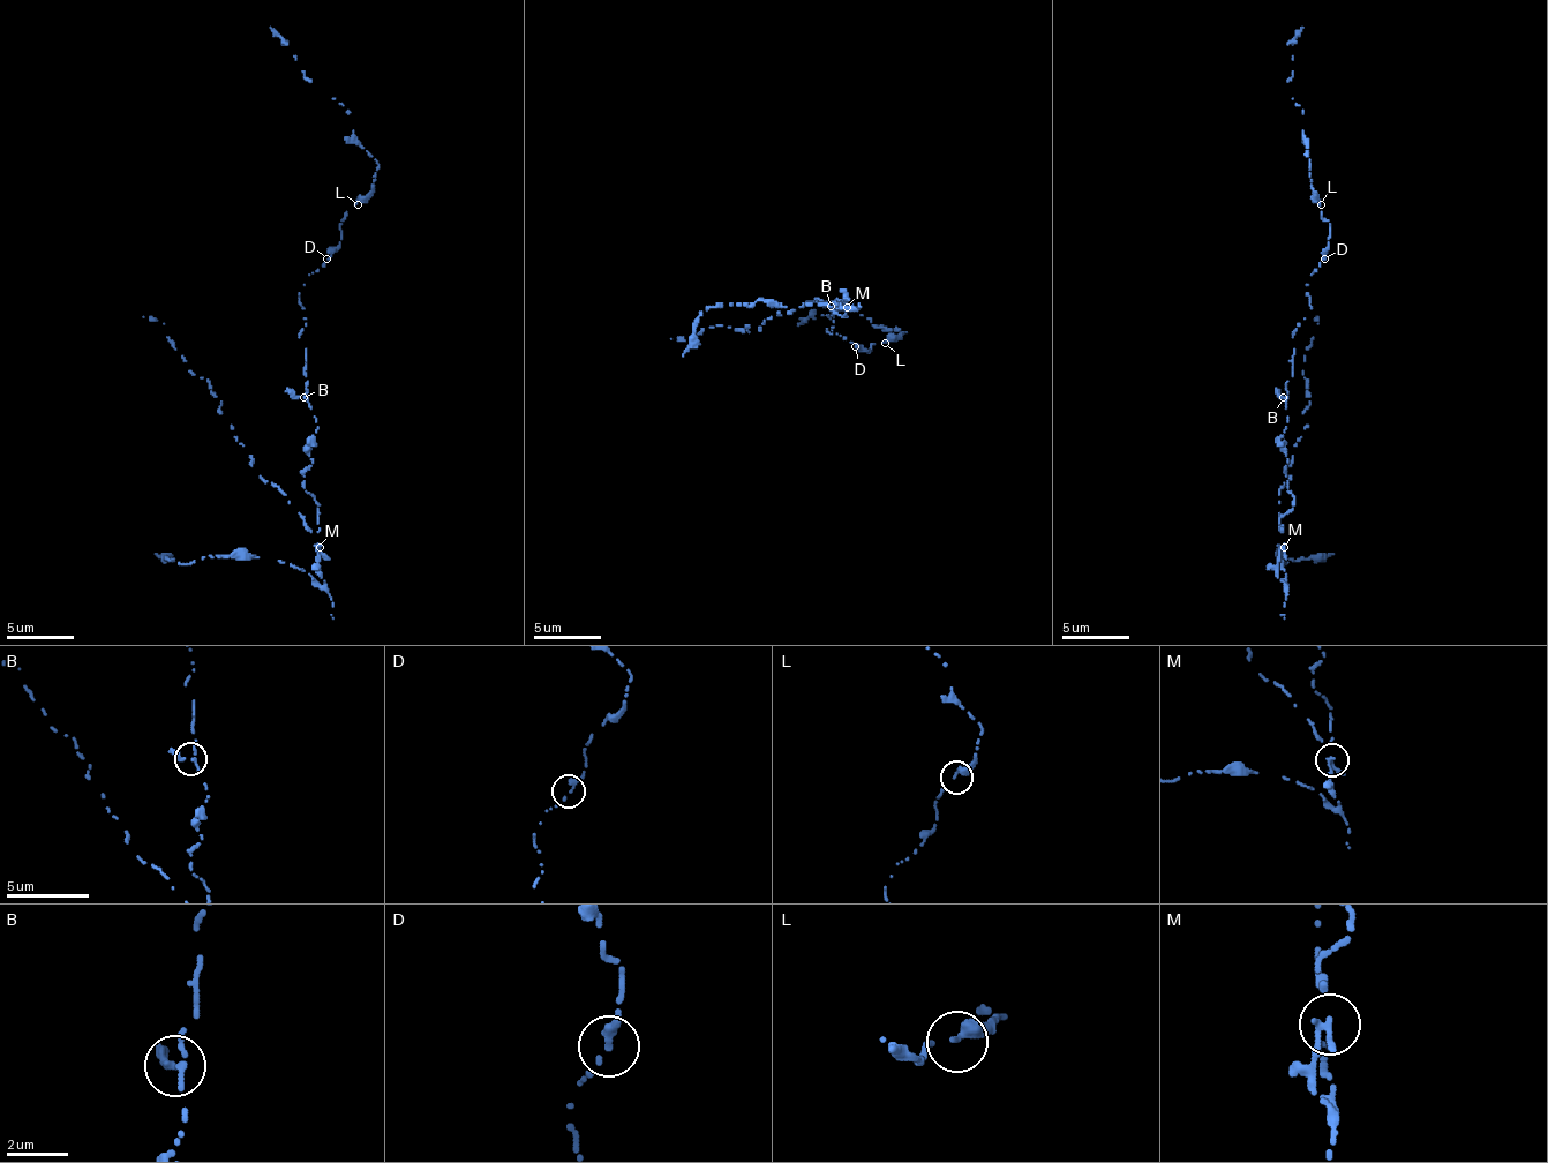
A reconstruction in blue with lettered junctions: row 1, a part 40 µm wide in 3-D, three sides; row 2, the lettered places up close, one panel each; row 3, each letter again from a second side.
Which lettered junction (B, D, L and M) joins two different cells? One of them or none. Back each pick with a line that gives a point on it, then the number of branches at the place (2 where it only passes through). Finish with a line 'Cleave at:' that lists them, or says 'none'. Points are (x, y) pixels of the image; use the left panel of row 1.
M: place (320, 547); branches 2
Cleave at: M

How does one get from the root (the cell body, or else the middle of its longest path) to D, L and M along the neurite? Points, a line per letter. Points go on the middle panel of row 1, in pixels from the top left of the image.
D: (841, 309), (834, 309), (834, 316), (827, 316), (834, 323), (827, 332), (827, 329), (838, 332), (855, 346)
L: (841, 309), (827, 316), (834, 323), (827, 332), (838, 332), (868, 353), (874, 343), (885, 343)
M: (841, 309), (844, 306), (831, 309), (838, 316), (844, 316), (844, 302), (848, 306)

